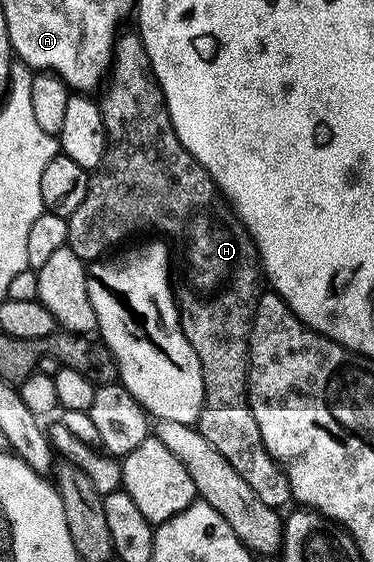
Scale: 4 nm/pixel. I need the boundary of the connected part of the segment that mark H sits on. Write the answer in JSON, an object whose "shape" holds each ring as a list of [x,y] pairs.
{"shape":[[[135,31],[127,32],[116,41],[112,70],[103,89],[104,100],[99,101],[106,122],[108,149],[100,167],[91,173],[86,200],[68,218],[70,238],[67,248],[74,250],[74,254],[85,262],[100,262],[109,255],[108,248],[126,243],[139,232],[160,227],[169,236],[167,239],[171,247],[184,255],[184,285],[178,288],[180,325],[190,346],[194,346],[194,354],[198,354],[198,362],[202,362],[204,409],[198,425],[200,432],[206,442],[210,442],[210,446],[214,446],[214,450],[218,450],[218,454],[222,454],[222,458],[226,458],[226,462],[230,462],[230,466],[242,474],[250,490],[254,490],[254,494],[258,494],[266,506],[284,510],[287,504],[293,503],[290,478],[266,450],[262,430],[258,430],[258,422],[254,422],[248,401],[248,343],[252,337],[252,319],[256,316],[256,307],[266,291],[260,251],[256,249],[252,235],[236,211],[224,199],[214,178],[210,178],[194,154],[182,146],[182,138],[178,138],[172,125],[166,94],[154,74],[144,39]]]}

